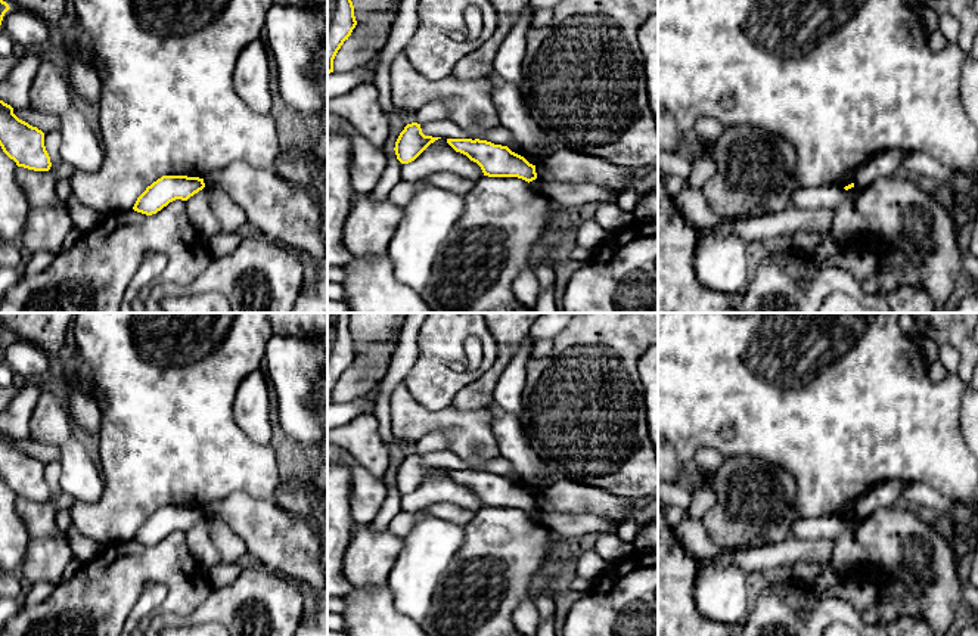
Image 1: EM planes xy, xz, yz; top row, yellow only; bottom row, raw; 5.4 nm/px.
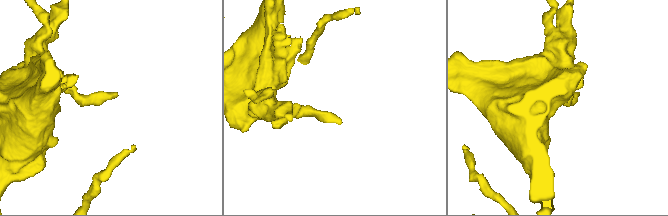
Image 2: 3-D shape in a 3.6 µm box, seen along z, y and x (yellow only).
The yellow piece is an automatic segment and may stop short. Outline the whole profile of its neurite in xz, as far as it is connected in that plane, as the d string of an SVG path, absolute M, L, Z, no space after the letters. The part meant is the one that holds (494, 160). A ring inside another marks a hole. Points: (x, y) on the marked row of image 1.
M447 139L456 151L476 162L484 176L488 177L518 177L525 182L537 179L535 165L524 156L512 152L507 146L494 145L479 139Z

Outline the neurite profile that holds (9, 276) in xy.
M0 267L0 301L4 294L21 279L22 269Z

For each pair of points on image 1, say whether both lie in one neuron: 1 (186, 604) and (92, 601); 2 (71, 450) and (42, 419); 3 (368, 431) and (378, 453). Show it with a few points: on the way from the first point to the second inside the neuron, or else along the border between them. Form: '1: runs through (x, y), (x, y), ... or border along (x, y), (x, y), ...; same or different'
1: runs through (167, 579), (162, 574), (120, 574), (117, 577); same
2: border along (73, 434), (59, 444); different
3: runs through (368, 437), (368, 443), (372, 447); same

